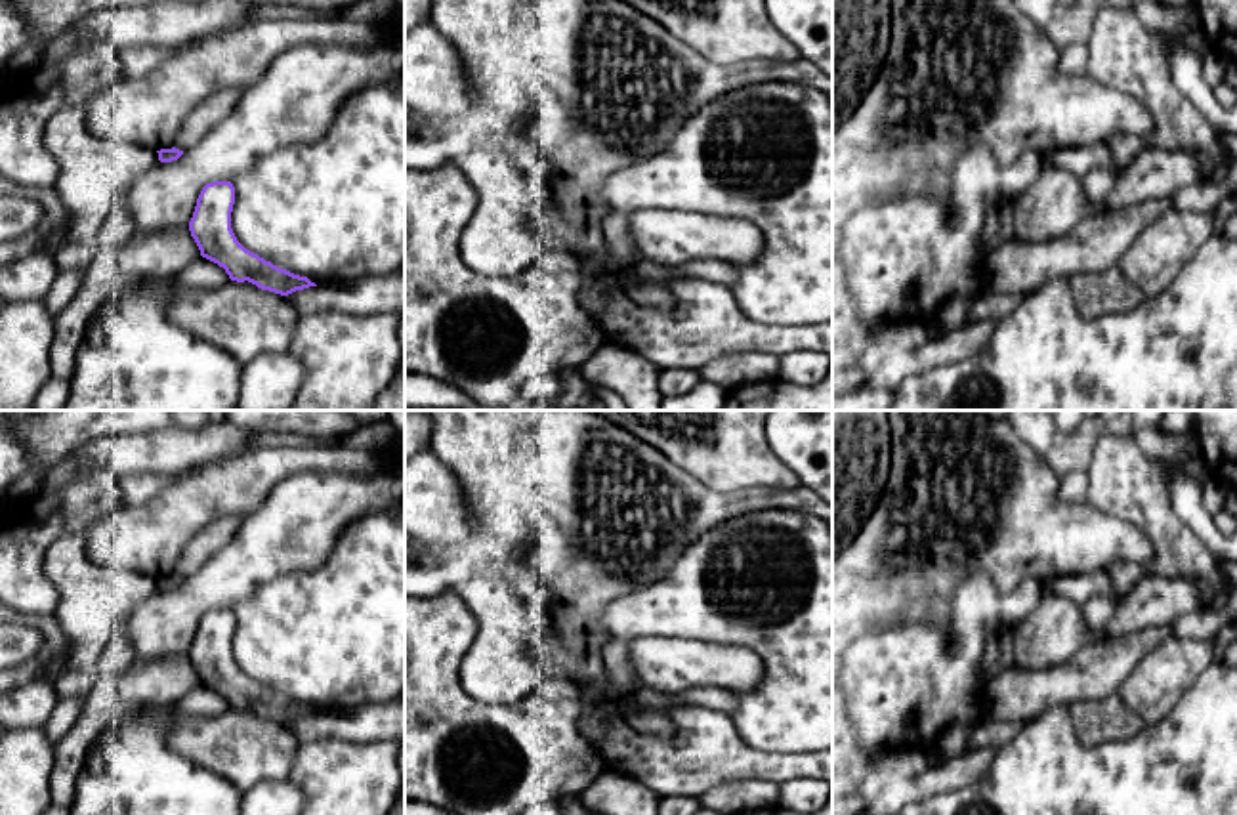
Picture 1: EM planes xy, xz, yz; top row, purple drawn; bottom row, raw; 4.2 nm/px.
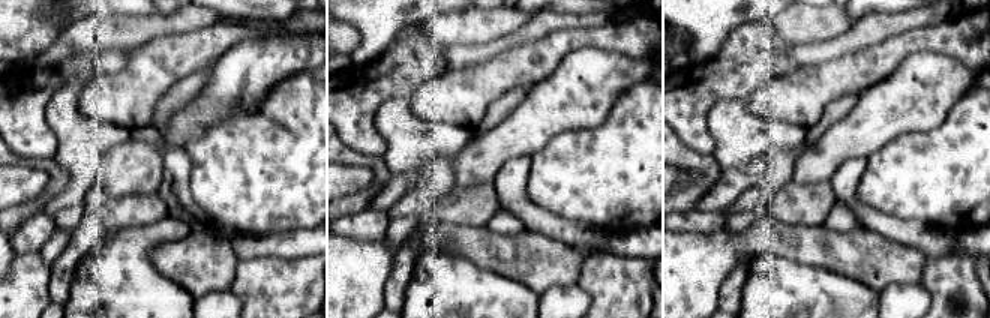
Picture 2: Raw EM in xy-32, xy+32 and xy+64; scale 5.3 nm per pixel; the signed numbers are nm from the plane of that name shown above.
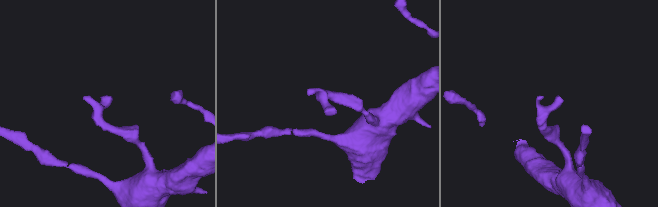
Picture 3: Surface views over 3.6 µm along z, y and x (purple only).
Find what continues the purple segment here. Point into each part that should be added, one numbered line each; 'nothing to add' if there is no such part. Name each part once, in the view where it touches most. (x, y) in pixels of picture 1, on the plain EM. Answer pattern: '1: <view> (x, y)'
nothing to add

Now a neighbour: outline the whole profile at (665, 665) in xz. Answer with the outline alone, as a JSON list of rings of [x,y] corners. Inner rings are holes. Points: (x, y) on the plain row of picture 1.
[[[685,637],[632,639],[628,658],[638,689],[666,697],[706,687],[739,695],[752,691],[764,678],[764,662],[754,651]]]

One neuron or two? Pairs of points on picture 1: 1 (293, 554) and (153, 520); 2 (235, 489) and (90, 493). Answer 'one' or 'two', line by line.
1: two
2: two

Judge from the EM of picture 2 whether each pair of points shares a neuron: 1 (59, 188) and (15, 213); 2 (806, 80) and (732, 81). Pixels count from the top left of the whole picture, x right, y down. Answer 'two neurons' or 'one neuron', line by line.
1: one neuron
2: two neurons

